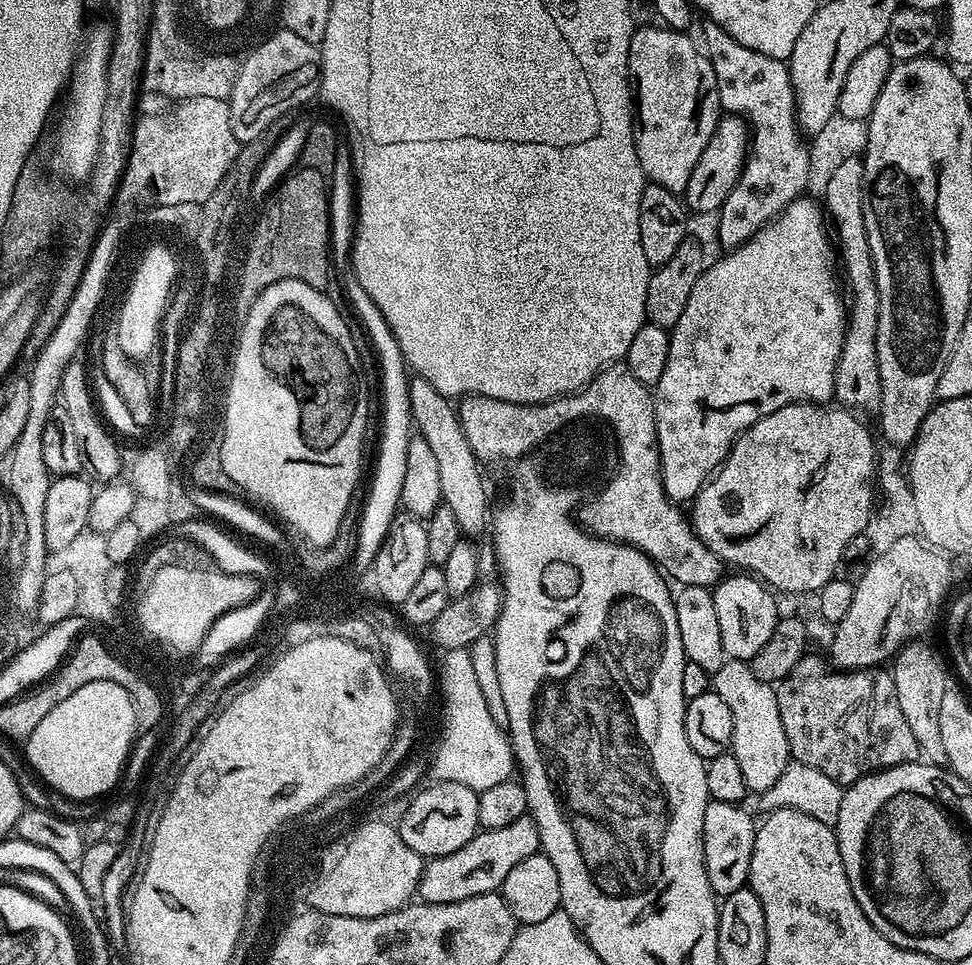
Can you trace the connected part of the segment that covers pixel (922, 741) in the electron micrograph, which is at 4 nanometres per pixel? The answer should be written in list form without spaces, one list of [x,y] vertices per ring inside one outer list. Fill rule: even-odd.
[[[924,640],[909,641],[896,653],[892,660],[891,674],[895,682],[895,693],[898,694],[898,706],[913,731],[914,738],[920,747],[920,756],[925,761],[941,766],[947,765],[946,750],[942,750],[941,722],[942,701],[950,684],[946,672],[935,652]]]

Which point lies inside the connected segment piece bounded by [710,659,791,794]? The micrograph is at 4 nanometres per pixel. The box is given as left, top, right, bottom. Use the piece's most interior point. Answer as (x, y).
(759, 743)

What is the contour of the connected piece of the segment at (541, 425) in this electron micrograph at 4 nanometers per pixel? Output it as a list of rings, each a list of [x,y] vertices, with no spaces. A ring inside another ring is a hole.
[[[623,363],[609,364],[584,388],[568,392],[565,396],[555,396],[541,404],[515,404],[498,398],[466,396],[459,401],[458,411],[470,450],[474,450],[477,460],[486,466],[510,464],[516,459],[523,461],[533,449],[563,431],[568,420],[582,420],[590,416],[609,420],[613,434],[620,439],[620,465],[612,477],[607,477],[608,485],[593,500],[588,498],[581,503],[579,523],[593,537],[623,542],[640,549],[673,581],[676,579],[677,585],[712,588],[720,583],[726,572],[724,561],[719,560],[696,537],[685,509],[683,512],[680,509],[683,507],[671,500],[664,489],[653,393],[649,385],[638,382]]]

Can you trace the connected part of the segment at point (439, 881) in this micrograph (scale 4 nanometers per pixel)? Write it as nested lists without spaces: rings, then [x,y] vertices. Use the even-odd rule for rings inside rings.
[[[529,815],[518,818],[518,822],[510,826],[502,826],[502,830],[477,831],[476,836],[462,846],[462,850],[437,856],[425,863],[418,889],[419,899],[426,904],[462,902],[462,898],[474,898],[478,894],[503,889],[506,874],[510,874],[518,862],[526,862],[526,858],[540,851],[538,826]]]

